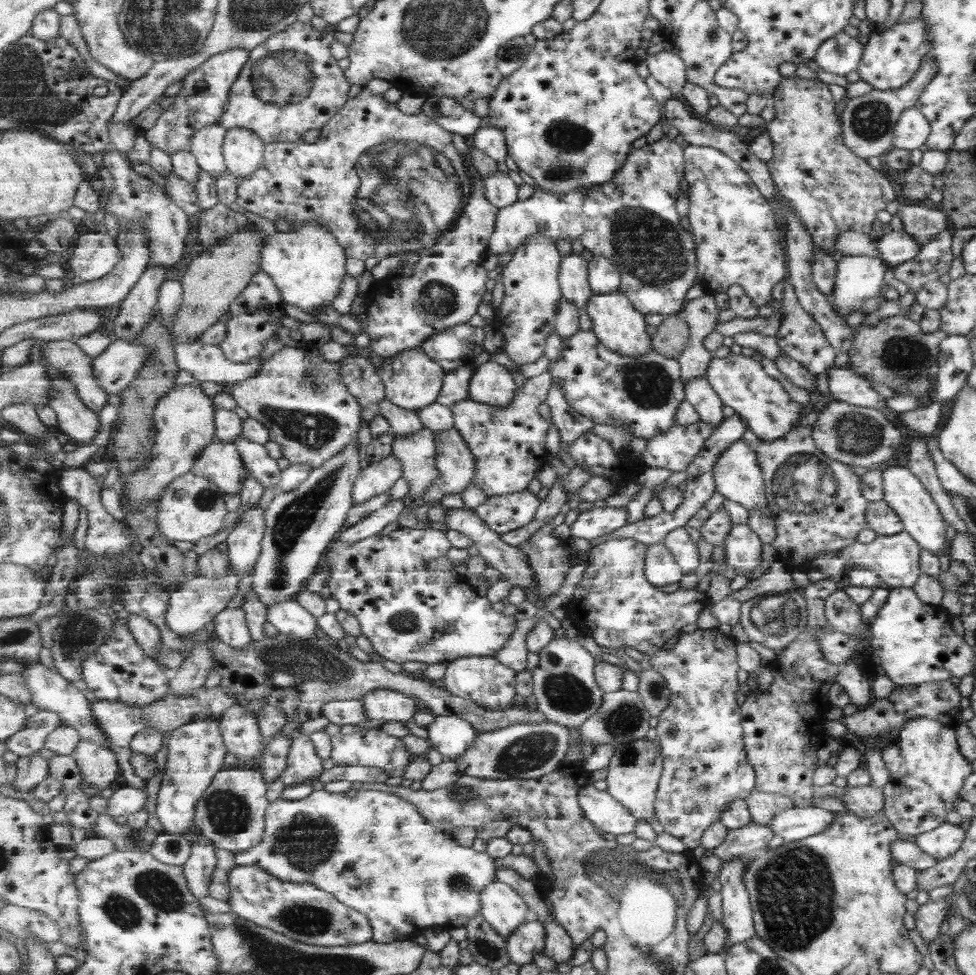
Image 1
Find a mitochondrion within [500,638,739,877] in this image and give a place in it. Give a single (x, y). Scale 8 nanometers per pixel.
(566, 692)

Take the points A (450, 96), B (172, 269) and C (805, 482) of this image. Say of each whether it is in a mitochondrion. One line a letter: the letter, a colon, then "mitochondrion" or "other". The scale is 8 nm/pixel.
A: other
B: other
C: mitochondrion

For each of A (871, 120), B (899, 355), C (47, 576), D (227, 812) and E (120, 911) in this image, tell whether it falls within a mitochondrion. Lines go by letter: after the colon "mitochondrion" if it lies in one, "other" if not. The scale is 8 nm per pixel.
A: mitochondrion
B: mitochondrion
C: other
D: mitochondrion
E: mitochondrion

